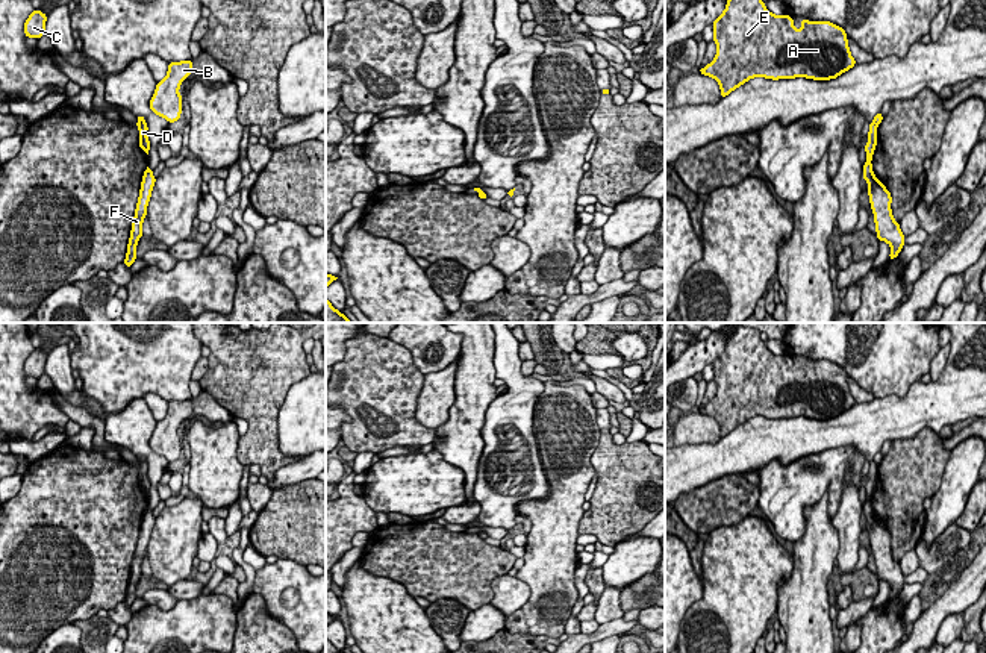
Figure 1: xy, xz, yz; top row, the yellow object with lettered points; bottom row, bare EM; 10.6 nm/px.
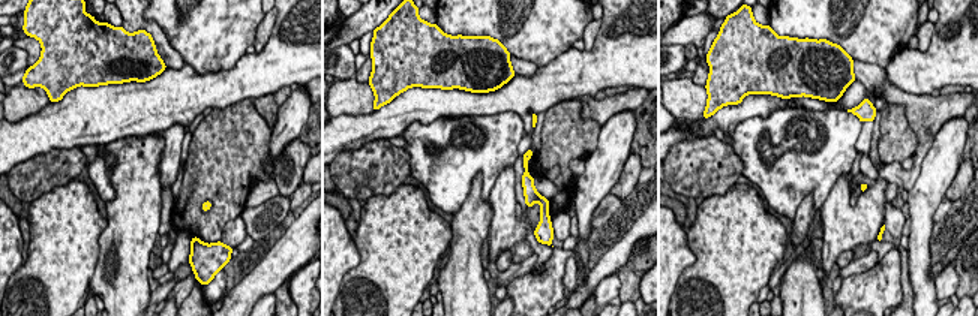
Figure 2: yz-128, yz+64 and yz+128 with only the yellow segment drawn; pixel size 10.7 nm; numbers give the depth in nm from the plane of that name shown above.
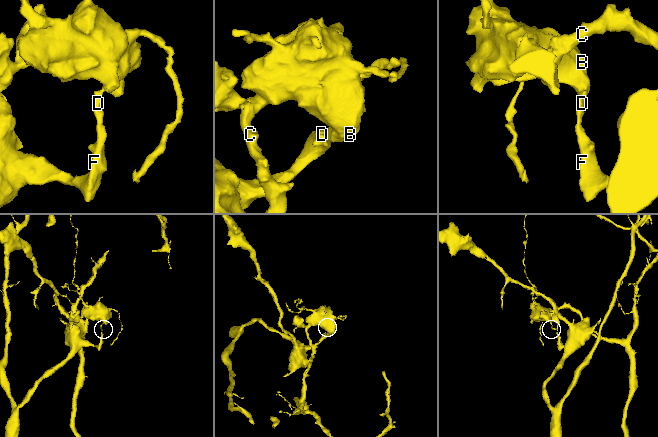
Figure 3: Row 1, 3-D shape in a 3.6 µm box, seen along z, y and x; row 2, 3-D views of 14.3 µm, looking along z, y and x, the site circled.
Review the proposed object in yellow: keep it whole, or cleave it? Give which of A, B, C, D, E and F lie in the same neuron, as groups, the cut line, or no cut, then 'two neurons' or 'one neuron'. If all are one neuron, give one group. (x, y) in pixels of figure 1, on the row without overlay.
groups A B C E / D F; cut xy (140, 461), (144, 462); two neurons

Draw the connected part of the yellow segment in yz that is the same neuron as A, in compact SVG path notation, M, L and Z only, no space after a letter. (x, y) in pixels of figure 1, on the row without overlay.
M738 326L732 329L724 351L712 365L716 395L698 411L718 421L721 438L753 417L830 420L856 405L850 392L848 376L842 367L830 361L801 358L798 370L789 355L771 353L760 338L760 330L754 327Z

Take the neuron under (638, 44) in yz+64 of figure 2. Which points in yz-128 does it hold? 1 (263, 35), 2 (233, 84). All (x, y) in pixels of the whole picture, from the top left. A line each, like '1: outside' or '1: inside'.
1: outside
2: inside

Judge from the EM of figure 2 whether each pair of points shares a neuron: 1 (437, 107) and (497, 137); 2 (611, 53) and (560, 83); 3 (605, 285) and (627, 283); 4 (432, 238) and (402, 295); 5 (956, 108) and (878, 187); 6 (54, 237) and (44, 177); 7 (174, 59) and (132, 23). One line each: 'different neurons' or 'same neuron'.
1: different neurons
2: same neuron
3: different neurons
4: same neuron
5: different neurons
6: different neurons
7: same neuron

